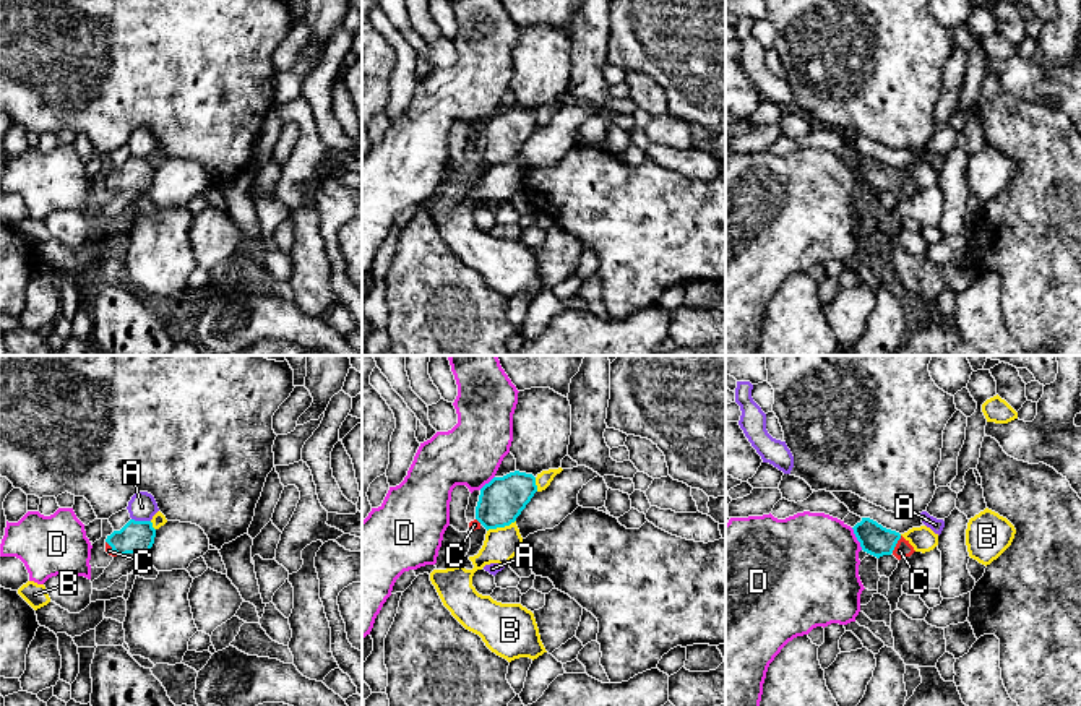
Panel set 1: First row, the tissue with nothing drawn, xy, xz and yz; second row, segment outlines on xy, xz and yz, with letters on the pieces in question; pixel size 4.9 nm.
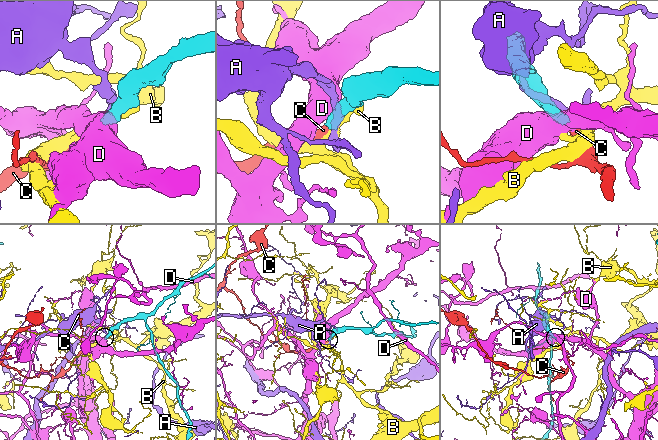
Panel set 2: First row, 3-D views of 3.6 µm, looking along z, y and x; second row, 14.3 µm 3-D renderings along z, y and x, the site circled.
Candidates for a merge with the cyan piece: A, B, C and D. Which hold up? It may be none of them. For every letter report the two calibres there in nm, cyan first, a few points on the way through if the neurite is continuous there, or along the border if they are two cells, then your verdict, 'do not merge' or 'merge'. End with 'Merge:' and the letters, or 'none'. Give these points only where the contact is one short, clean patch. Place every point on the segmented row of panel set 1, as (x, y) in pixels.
A: calibres 160 and 140 nm; border xy (132, 518), (150, 521); do not merge
B: calibres 220 and 170 nm; do not merge
C: calibres 150 and 90 nm; way yz (875, 539), (896, 542), (903, 549); merge
D: calibres 150 and 460 nm; border yz (851, 528), (862, 549); do not merge
Merge: C

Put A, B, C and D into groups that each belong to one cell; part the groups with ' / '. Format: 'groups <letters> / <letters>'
groups A / B / C / D

